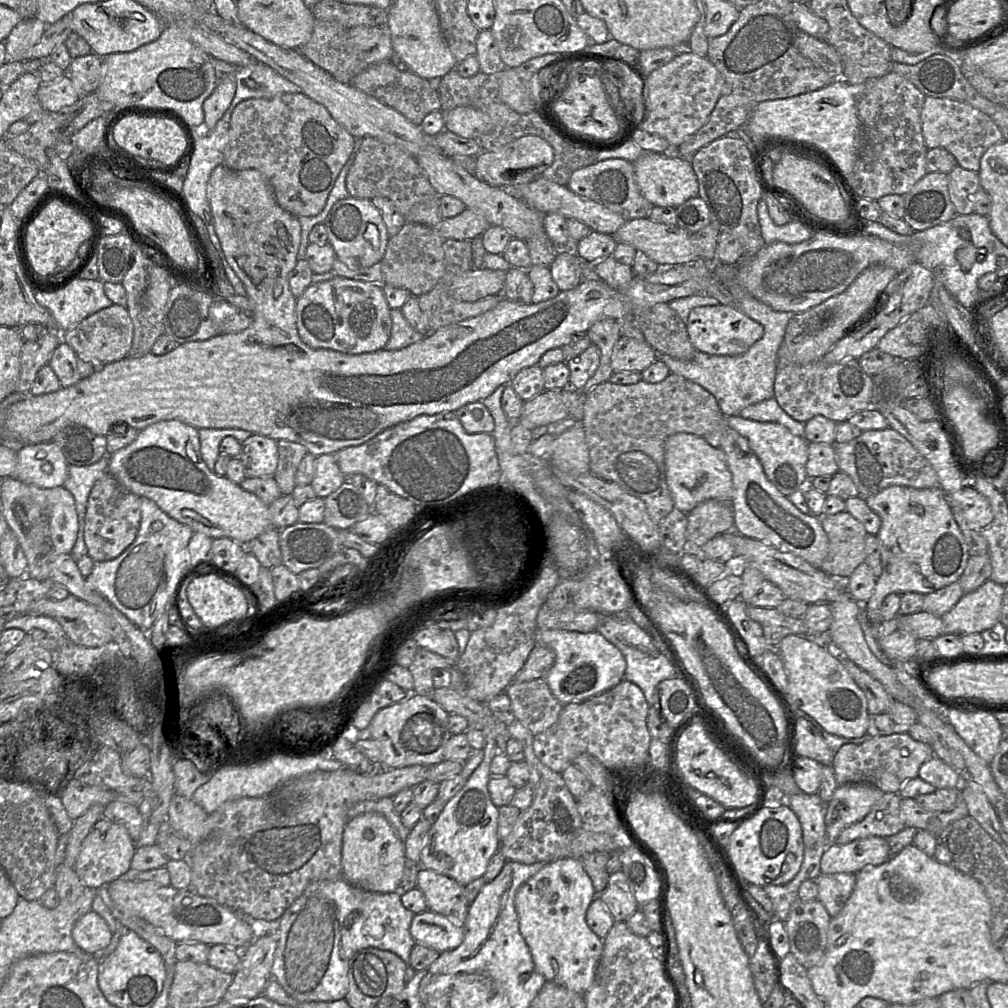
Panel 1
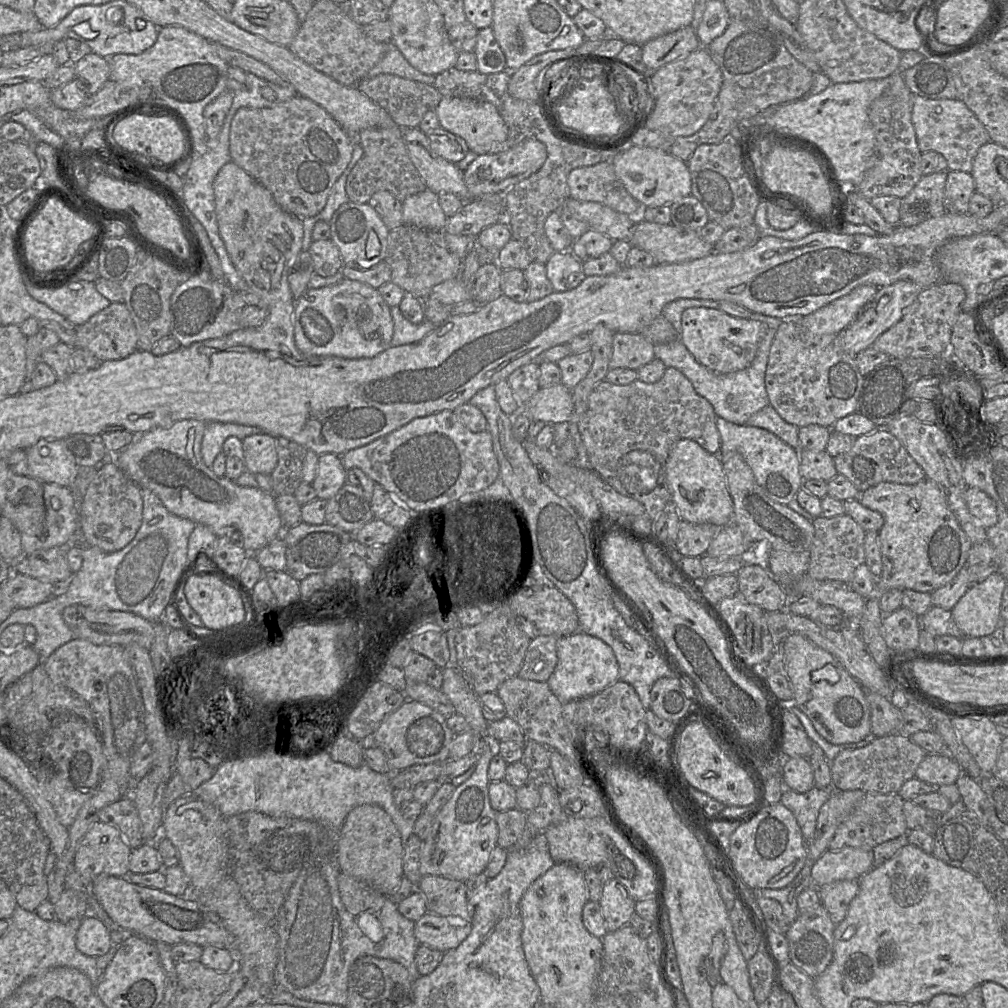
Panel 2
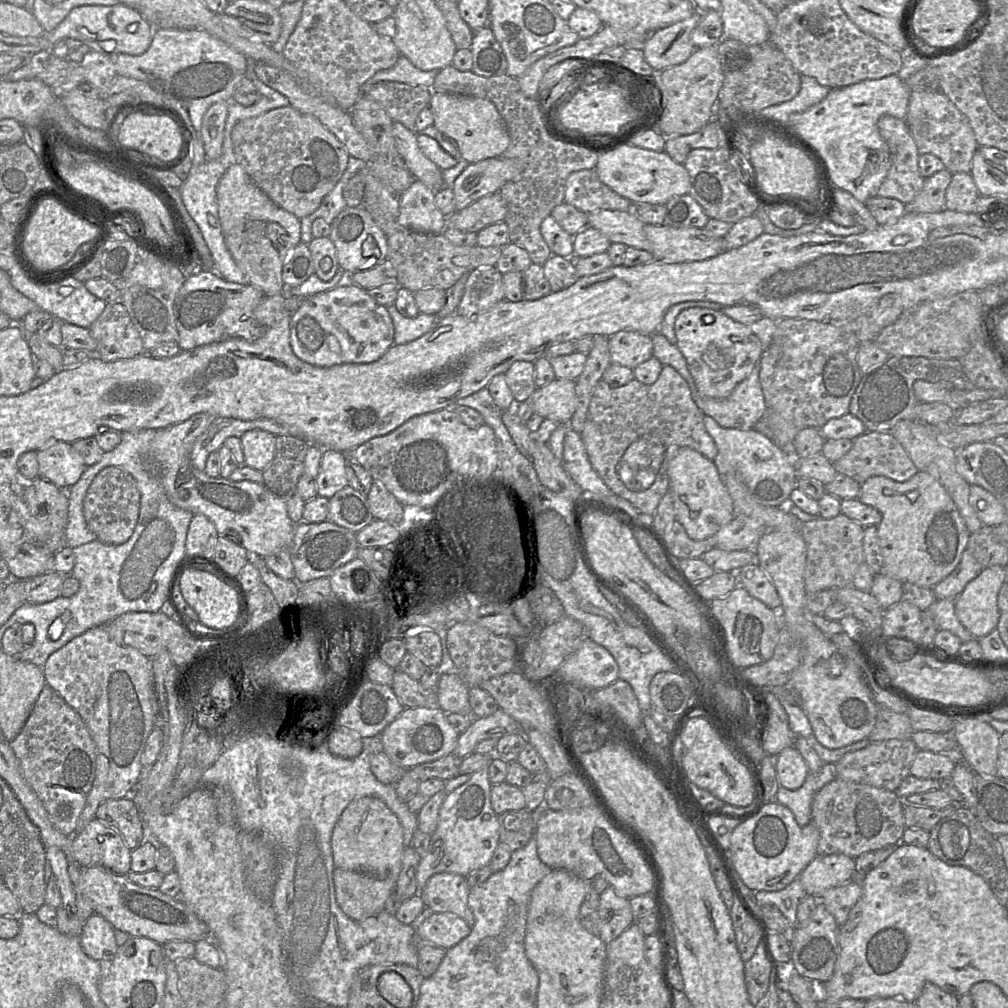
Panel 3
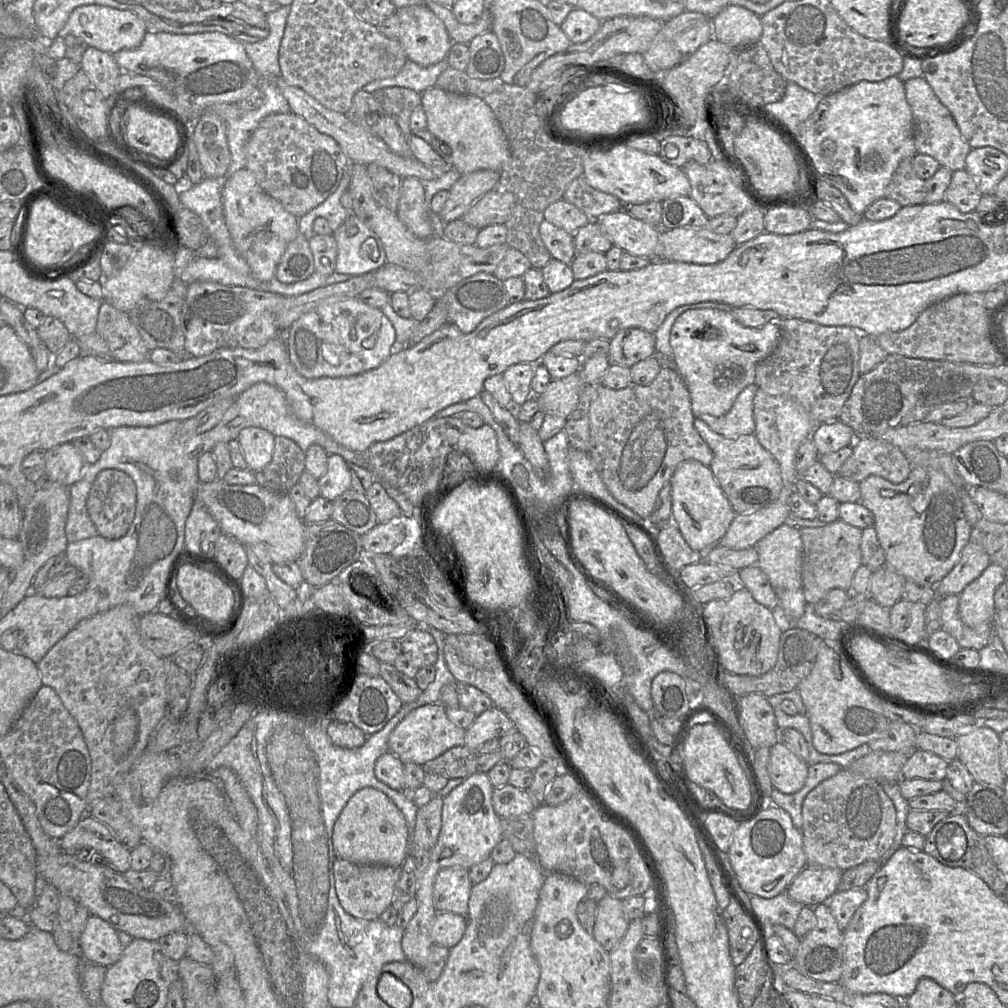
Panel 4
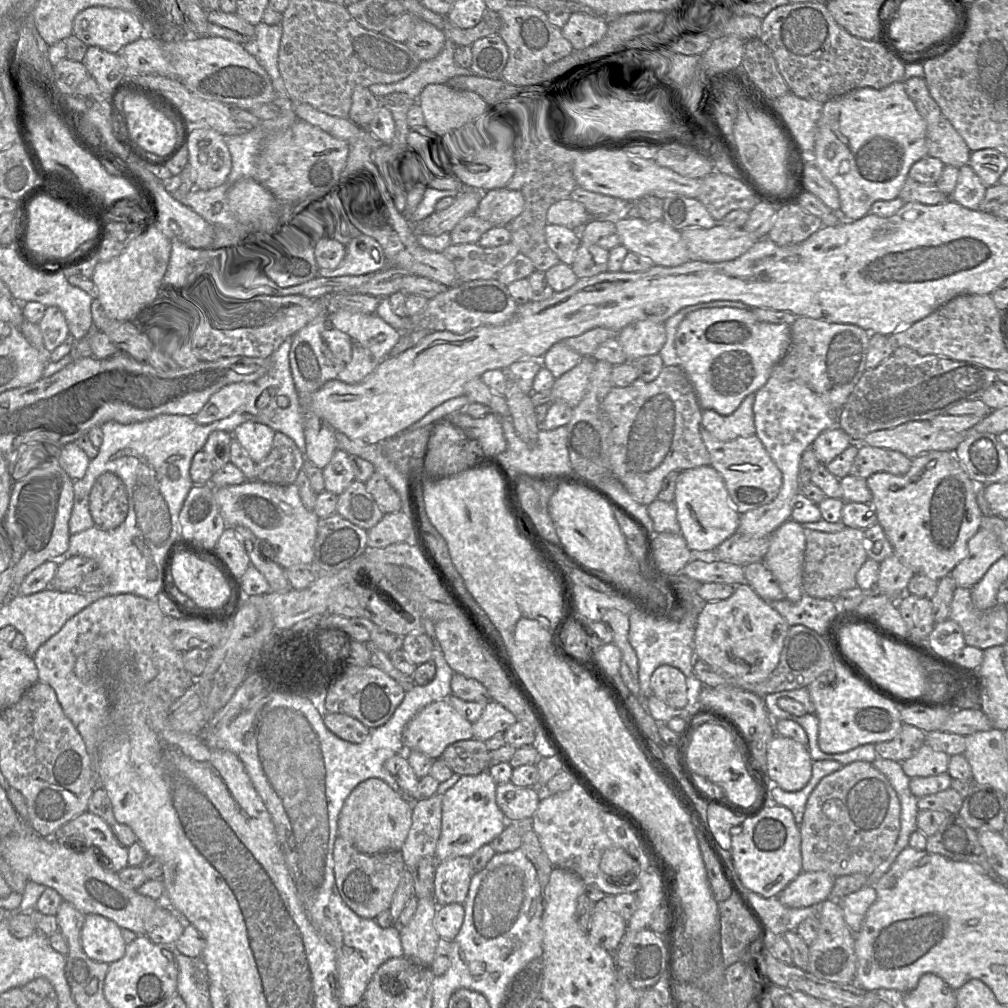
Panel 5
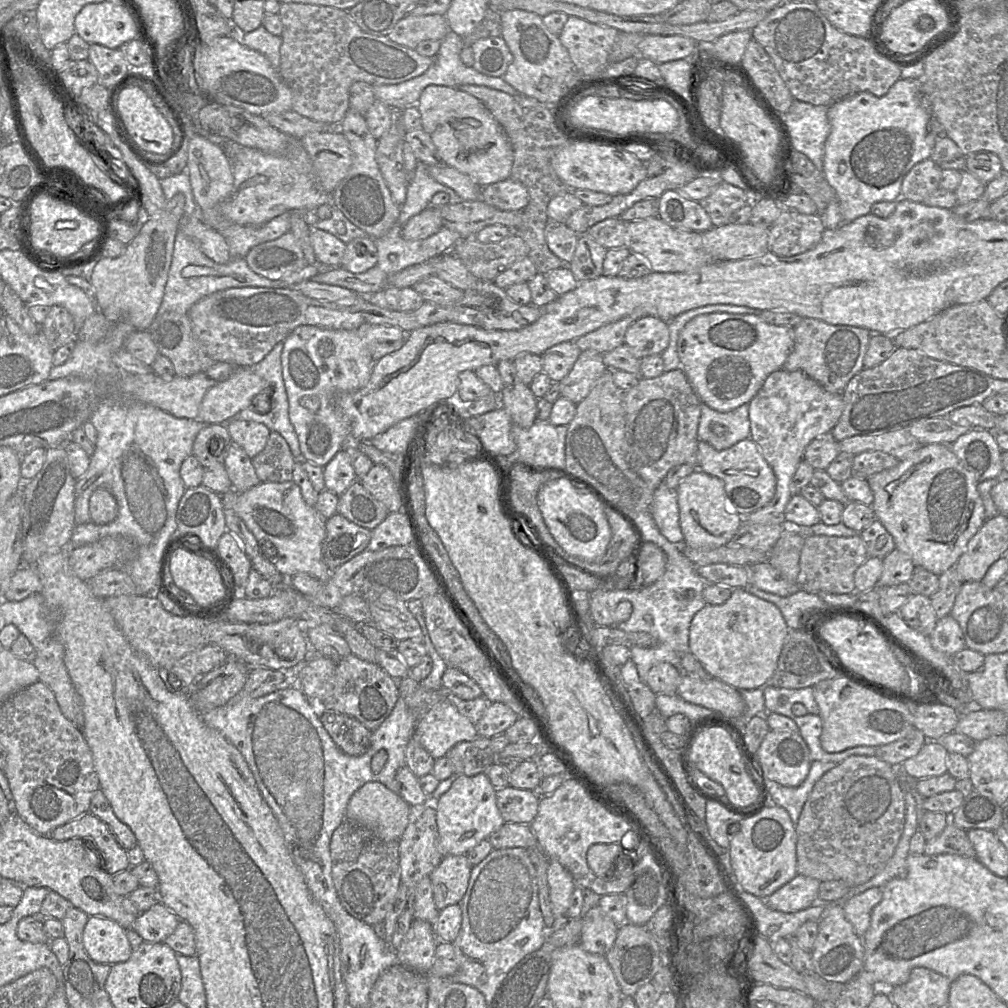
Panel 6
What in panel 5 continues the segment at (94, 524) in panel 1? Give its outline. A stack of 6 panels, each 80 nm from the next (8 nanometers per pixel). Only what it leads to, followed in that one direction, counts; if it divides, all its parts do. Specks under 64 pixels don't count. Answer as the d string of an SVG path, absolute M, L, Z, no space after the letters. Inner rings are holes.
M106 472L94 483L89 496L89 511L101 530L114 530L126 519L128 499L121 479Z

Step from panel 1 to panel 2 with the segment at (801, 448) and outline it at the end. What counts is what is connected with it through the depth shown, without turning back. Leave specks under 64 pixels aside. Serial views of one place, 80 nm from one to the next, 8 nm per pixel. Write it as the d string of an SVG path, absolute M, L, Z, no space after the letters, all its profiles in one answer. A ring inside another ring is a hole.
M718 416L716 427L720 435L719 454L730 451L739 453L751 468L758 485L774 501L787 505L795 498L804 482L799 470L800 450L792 448L775 434L763 428L735 424Z

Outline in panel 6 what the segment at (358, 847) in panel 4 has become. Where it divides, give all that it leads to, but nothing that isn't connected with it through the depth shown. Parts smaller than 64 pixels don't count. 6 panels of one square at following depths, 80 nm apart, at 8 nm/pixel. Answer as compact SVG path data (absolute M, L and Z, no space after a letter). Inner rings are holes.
M367 782L350 798L346 820L361 825L383 841L399 841L409 820L410 805L380 782Z

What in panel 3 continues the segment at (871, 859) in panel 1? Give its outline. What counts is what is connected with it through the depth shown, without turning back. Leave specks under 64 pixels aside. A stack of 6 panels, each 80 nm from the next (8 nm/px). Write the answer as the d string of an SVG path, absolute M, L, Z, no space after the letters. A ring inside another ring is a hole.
M844 854L816 855L798 876L806 894L819 900L826 890L854 878L855 859Z

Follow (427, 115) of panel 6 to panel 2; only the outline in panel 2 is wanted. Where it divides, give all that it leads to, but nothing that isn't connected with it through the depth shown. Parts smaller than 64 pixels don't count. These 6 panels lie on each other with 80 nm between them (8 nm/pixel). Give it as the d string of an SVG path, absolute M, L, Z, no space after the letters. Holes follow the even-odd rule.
M442 97L435 109L440 127L461 137L469 151L482 155L489 153L492 147L504 142L508 128L494 104L469 98Z

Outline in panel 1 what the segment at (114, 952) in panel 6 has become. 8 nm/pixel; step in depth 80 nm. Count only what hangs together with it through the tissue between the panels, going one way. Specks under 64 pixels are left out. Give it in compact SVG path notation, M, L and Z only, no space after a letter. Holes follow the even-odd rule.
M90 910L77 920L72 930L72 937L81 950L98 955L110 944L112 932L106 921Z

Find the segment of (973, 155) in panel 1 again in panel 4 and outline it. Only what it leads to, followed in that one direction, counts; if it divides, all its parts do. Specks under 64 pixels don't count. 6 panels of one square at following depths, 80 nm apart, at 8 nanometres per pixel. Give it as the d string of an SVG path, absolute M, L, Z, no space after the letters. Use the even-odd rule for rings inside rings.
M923 77L909 79L904 82L904 86L914 118L916 152L930 155L939 162L940 167L946 167L953 172L965 169L966 158L972 148L961 134L951 112L941 103Z

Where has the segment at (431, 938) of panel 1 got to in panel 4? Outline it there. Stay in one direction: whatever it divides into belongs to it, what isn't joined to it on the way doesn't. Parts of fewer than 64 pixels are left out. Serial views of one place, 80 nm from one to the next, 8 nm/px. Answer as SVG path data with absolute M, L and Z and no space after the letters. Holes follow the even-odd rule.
M438 912L431 928L433 943L451 949L463 937L467 919L453 912Z

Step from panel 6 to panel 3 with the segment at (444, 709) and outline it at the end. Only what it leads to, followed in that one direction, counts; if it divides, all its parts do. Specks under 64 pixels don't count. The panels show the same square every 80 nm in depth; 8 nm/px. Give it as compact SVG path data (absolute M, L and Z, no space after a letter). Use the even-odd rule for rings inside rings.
M439 707L404 708L380 733L383 751L402 769L410 769L454 753L459 735L447 721L446 713Z

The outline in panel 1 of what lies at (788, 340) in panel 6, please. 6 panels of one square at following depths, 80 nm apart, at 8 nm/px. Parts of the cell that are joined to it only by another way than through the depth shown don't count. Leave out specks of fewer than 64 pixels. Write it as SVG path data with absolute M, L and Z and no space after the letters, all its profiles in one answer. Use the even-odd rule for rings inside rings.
M734 305L698 306L691 310L686 329L693 347L709 355L736 356L745 353L764 334L764 327Z

